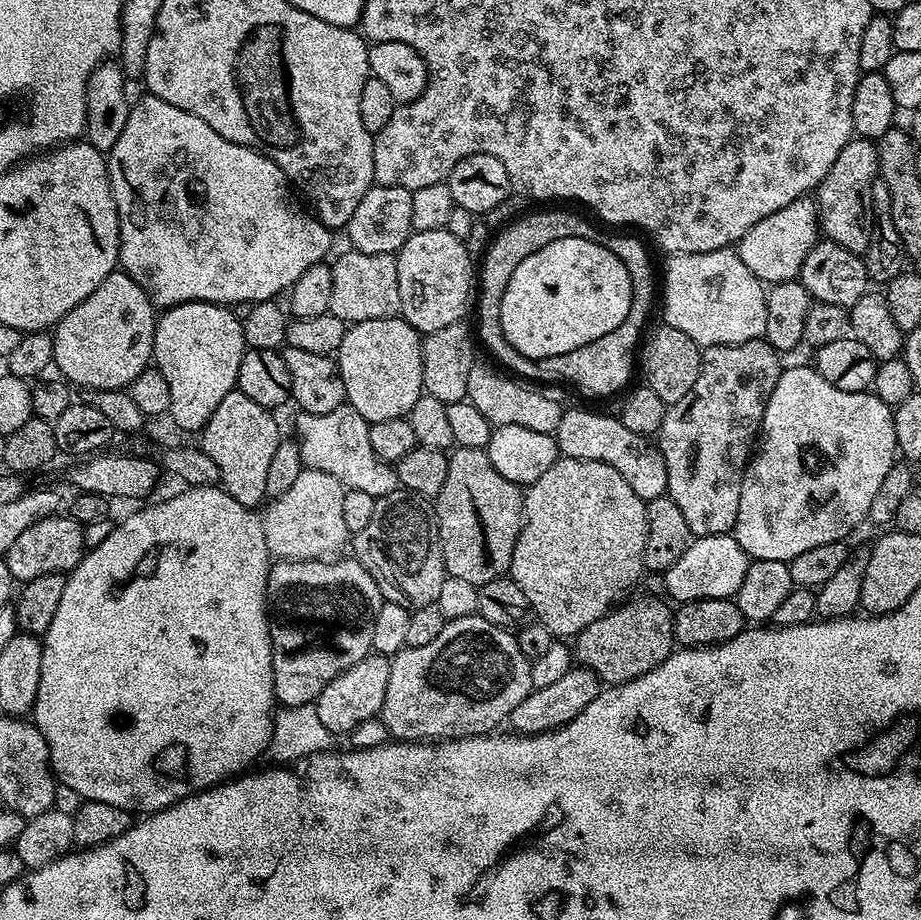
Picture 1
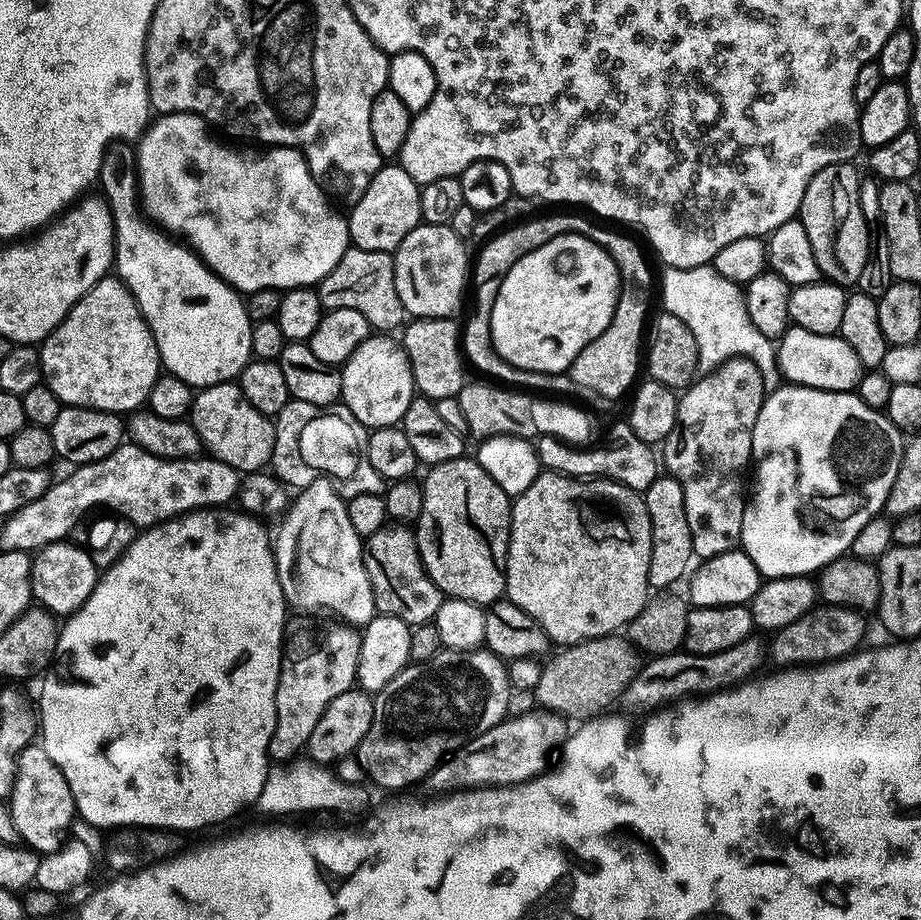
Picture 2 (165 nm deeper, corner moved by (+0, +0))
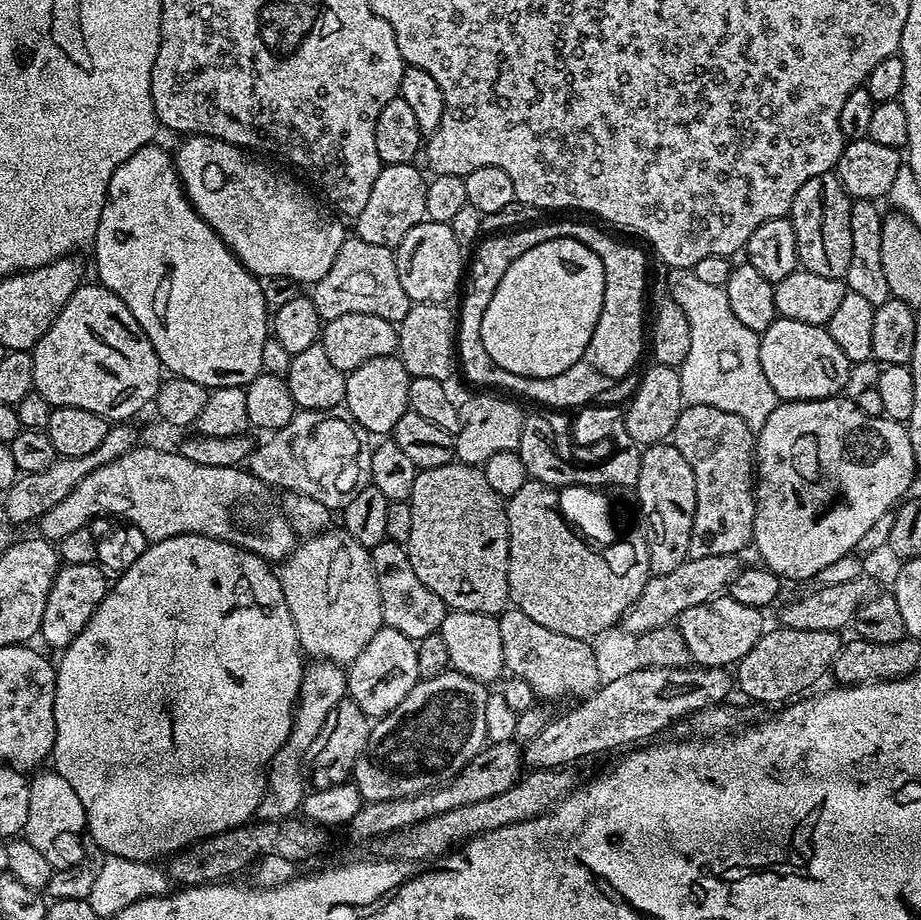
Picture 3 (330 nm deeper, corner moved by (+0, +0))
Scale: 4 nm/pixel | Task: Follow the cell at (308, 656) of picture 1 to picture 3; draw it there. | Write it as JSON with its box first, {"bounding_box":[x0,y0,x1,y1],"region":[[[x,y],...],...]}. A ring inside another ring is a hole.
{"bounding_box":[256,662,348,821],"region":[[[312,662],[305,667],[304,677],[300,683],[300,694],[296,697],[296,707],[292,710],[292,725],[288,737],[286,742],[282,742],[282,746],[276,751],[268,766],[266,791],[262,802],[258,802],[256,807],[257,821],[287,820],[300,812],[300,803],[304,801],[306,795],[306,776],[305,773],[304,776],[300,773],[300,763],[303,762],[304,755],[308,751],[311,753],[314,745],[321,739],[326,725],[331,721],[341,700],[345,699],[347,691],[348,677],[341,665]]]}

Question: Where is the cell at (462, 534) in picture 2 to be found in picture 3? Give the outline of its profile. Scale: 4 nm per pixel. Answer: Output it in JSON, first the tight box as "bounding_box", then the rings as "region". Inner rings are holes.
{"bounding_box":[406,462,510,616],"region":[[[453,462],[446,466],[434,466],[433,468],[421,468],[414,478],[414,490],[408,499],[410,504],[410,514],[414,514],[410,529],[410,542],[406,546],[408,549],[408,557],[410,558],[410,566],[414,566],[414,574],[418,574],[418,578],[422,578],[422,582],[426,582],[426,586],[434,594],[438,594],[438,598],[442,598],[442,602],[447,604],[449,609],[458,612],[481,612],[487,616],[496,616],[509,607],[510,597],[508,594],[508,509],[506,507],[505,497],[500,496],[494,490],[494,486],[490,486],[490,482],[486,482],[483,471],[479,467],[470,464],[461,464]]]}

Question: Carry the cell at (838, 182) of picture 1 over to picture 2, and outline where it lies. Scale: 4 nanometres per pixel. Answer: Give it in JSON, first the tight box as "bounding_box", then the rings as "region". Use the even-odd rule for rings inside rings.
{"bounding_box":[798,162,870,286],"region":[[[849,162],[818,170],[818,174],[810,178],[810,186],[806,186],[798,213],[806,238],[810,238],[810,250],[814,250],[814,262],[818,262],[821,277],[845,286],[855,286],[858,278],[862,278],[870,251],[870,222],[862,214],[860,205],[862,173],[856,166]]]}

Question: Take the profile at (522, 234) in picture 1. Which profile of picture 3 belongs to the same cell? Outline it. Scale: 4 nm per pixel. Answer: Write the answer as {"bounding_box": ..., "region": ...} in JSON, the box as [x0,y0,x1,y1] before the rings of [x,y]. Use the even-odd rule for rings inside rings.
{"bounding_box":[456,220,648,390],"region":[[[560,220],[557,224],[536,224],[533,228],[516,228],[513,232],[500,232],[497,236],[487,236],[485,235],[475,245],[470,256],[470,271],[466,276],[466,289],[472,293],[472,336],[468,336],[468,300],[462,296],[458,300],[456,351],[464,348],[464,357],[458,360],[458,368],[459,371],[460,368],[464,371],[464,376],[470,383],[489,384],[492,387],[489,389],[492,390],[502,390],[508,384],[508,376],[504,376],[502,366],[495,364],[490,354],[486,354],[486,346],[482,346],[480,341],[482,314],[486,306],[490,306],[490,298],[494,298],[494,290],[498,290],[498,282],[502,282],[502,274],[510,270],[513,262],[522,258],[526,250],[534,250],[534,246],[540,246],[559,236],[574,238],[590,250],[594,250],[603,266],[602,314],[598,314],[598,322],[590,334],[584,360],[594,370],[600,371],[611,380],[621,379],[633,373],[636,368],[634,366],[642,354],[642,348],[644,346],[645,349],[646,346],[644,296],[648,274],[646,256],[636,245],[622,242],[592,224],[575,224],[572,220]],[[468,344],[472,344],[472,348],[468,348]]]}

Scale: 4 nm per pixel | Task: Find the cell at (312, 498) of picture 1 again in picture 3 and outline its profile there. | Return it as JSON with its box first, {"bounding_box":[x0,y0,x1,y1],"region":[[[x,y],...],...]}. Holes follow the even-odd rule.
{"bounding_box":[278,530,384,666],"region":[[[329,530],[318,536],[301,539],[292,555],[279,565],[278,575],[290,618],[294,618],[300,647],[317,661],[341,666],[351,664],[358,654],[362,654],[362,650],[366,650],[366,642],[370,642],[370,638],[374,638],[376,631],[384,624],[369,549],[354,542],[354,538],[350,538],[346,531]]]}

